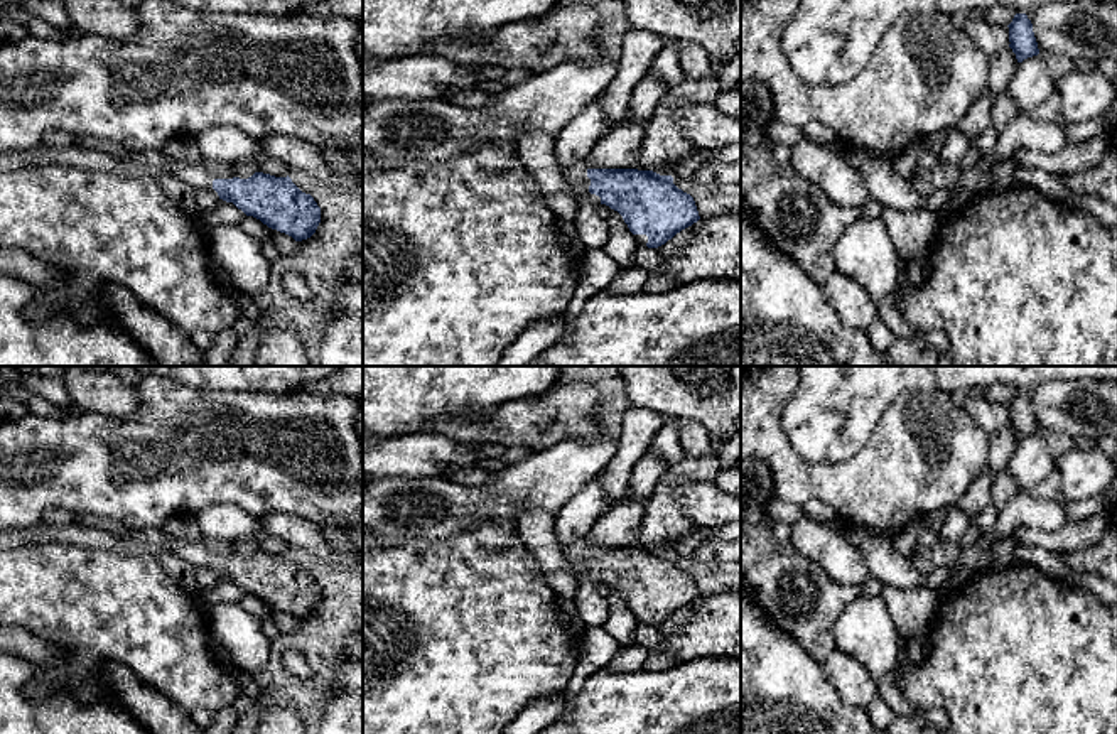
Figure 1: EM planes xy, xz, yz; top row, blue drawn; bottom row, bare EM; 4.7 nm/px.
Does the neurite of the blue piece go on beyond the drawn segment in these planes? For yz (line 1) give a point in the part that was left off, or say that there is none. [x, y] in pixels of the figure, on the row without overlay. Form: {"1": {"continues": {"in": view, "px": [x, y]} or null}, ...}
{"1": {"continues": null}}

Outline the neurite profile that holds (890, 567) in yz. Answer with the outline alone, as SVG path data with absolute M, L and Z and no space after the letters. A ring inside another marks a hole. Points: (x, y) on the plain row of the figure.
M866 526L845 528L845 532L861 550L869 577L899 591L923 587L925 575L918 570L915 559L894 550L891 533Z

